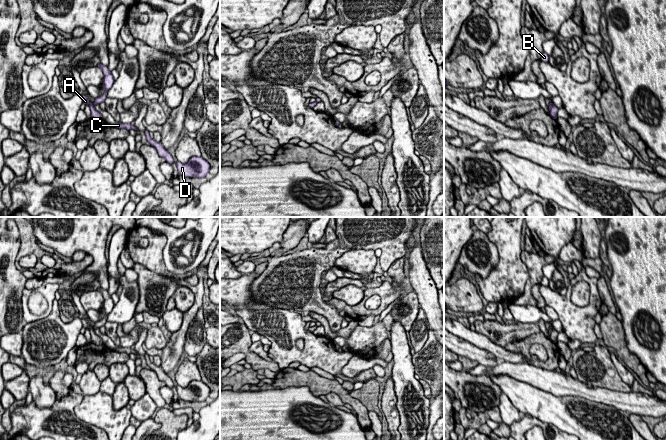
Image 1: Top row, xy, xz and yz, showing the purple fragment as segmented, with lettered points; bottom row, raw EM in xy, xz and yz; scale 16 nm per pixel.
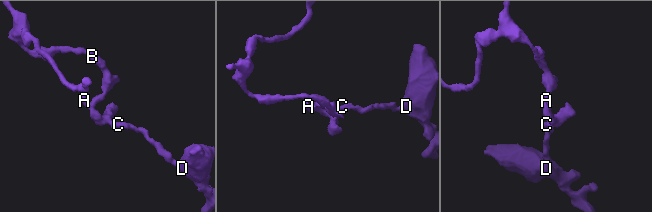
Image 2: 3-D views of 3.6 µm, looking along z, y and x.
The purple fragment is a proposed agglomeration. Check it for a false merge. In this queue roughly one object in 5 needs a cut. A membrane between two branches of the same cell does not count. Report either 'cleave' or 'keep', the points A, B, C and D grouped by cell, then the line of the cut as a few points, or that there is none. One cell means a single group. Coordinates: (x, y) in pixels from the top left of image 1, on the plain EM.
cleave; A C D / B; cut in xy along (92, 328), (93, 330)

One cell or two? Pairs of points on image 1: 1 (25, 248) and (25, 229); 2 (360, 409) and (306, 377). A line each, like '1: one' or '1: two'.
1: one
2: one

